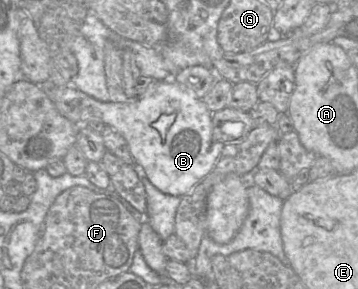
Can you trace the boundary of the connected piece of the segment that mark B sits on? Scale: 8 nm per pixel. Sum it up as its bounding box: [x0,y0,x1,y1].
[39,80,225,197]

